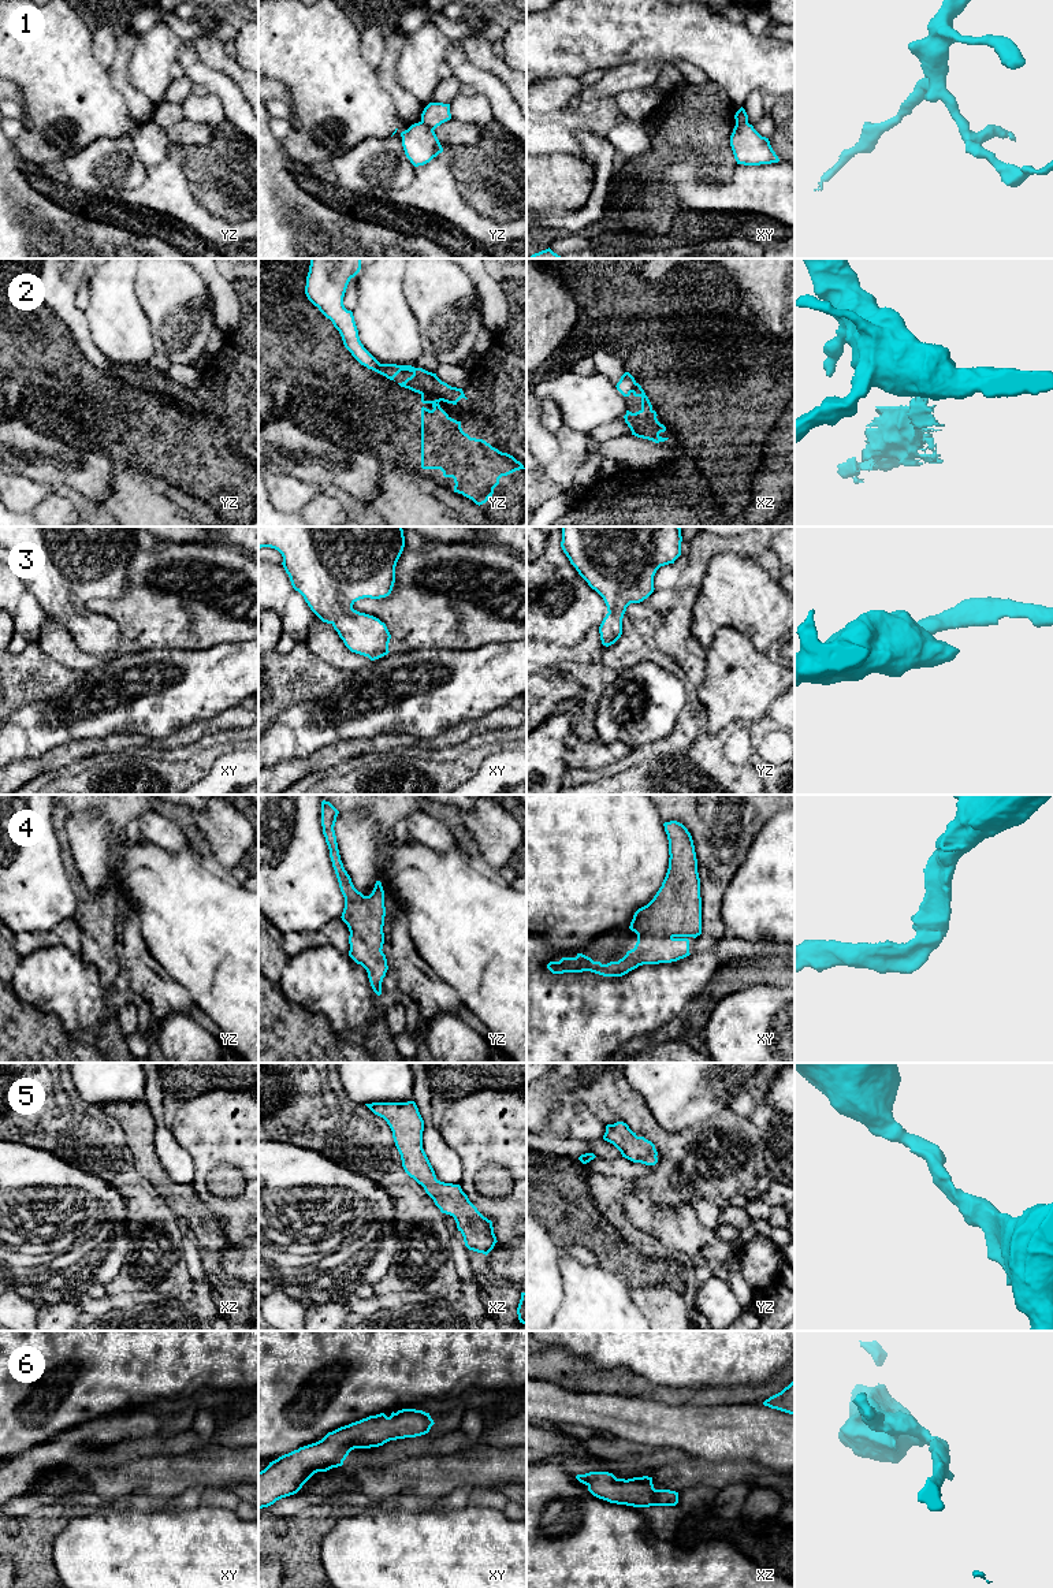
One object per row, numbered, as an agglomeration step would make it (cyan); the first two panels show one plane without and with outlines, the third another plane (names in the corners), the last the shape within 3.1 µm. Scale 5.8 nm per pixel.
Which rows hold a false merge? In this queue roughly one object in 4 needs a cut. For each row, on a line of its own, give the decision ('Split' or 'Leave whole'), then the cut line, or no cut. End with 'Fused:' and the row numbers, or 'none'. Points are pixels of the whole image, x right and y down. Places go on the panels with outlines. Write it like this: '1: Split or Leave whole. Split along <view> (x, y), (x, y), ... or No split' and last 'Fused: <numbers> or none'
1: Split. Split along yz (421, 121), (432, 130)
2: Split. Split along yz (380, 364), (382, 374)
3: Leave whole. No split
4: Leave whole. No split
5: Leave whole. No split
6: Leave whole. No split
Fused: 1, 2

